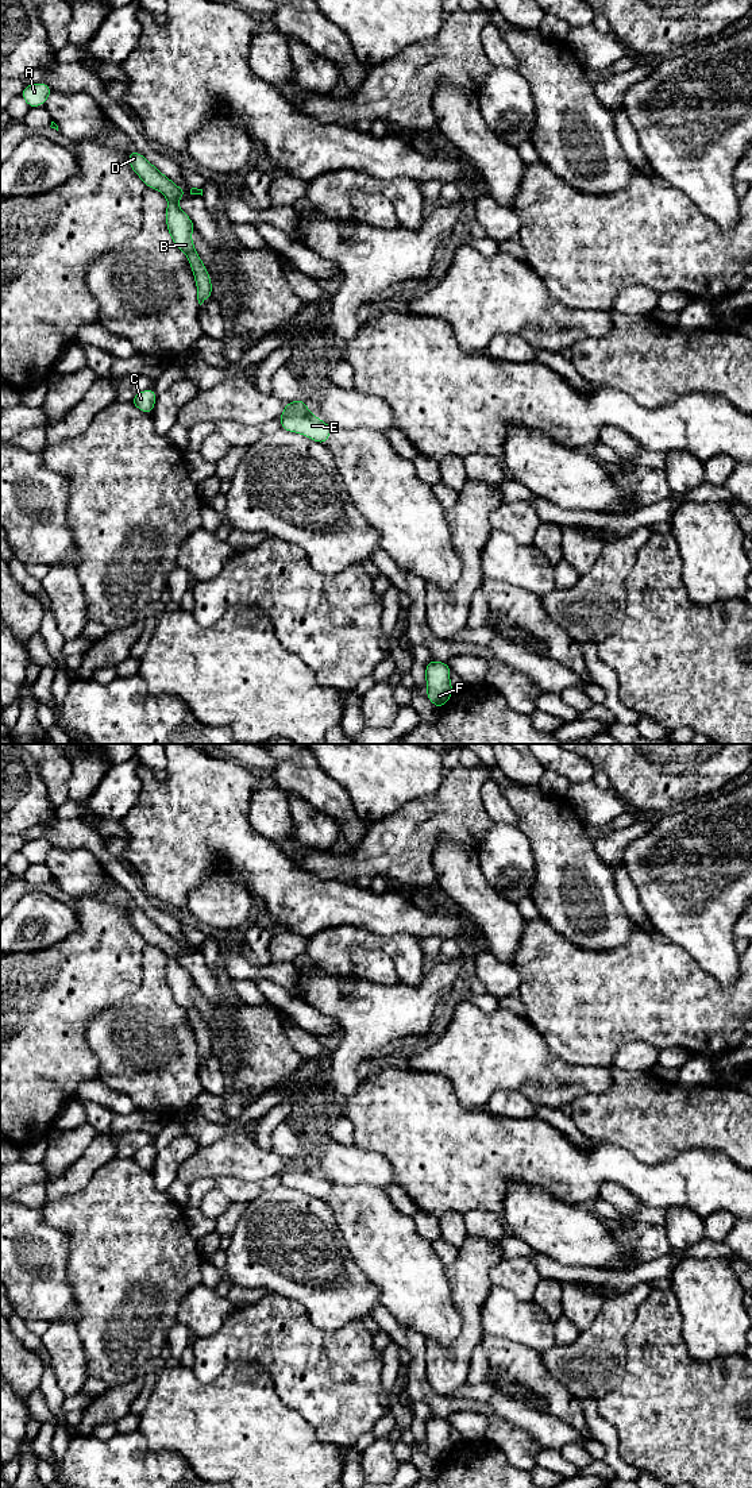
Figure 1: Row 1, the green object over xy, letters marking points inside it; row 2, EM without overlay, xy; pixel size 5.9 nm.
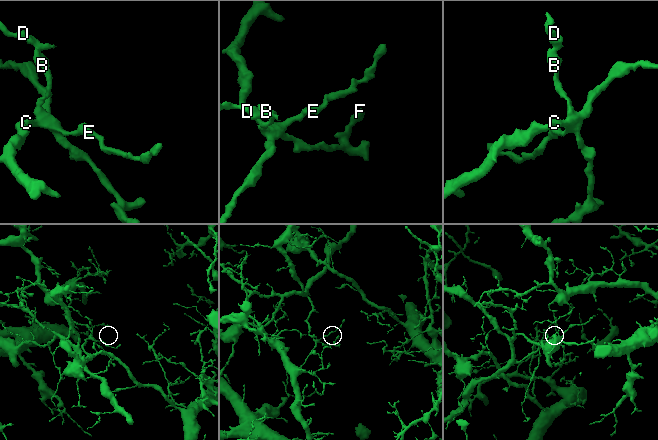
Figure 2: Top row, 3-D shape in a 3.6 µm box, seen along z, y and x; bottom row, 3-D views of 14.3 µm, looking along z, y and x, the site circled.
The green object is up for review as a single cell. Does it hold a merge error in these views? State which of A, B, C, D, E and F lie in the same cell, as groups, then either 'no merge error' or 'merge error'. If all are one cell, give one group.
A D / B C E F; merge error

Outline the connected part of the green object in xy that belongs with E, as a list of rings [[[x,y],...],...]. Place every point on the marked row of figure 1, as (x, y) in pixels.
[[[301,398],[285,404],[279,419],[282,429],[301,433],[321,444],[327,443],[332,432],[332,427],[313,416]]]

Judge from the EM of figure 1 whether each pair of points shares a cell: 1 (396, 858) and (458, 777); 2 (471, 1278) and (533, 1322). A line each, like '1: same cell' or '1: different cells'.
1: same cell
2: different cells

